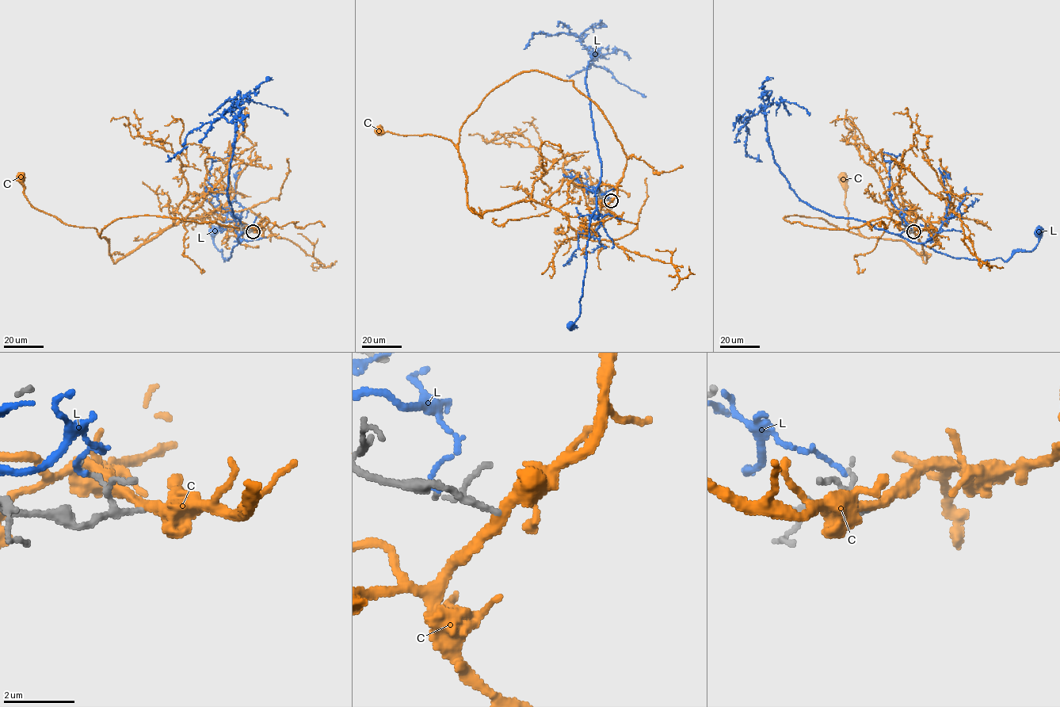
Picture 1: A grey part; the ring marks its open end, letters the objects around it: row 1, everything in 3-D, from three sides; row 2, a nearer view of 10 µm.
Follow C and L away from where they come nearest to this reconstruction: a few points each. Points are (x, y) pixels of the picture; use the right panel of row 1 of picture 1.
C: (913, 231), (889, 218), (848, 229), (783, 218), (821, 218), (861, 235), (847, 225), (842, 177)
L: (913, 229), (908, 227), (900, 235), (955, 257), (1006, 261), (1016, 251), (1031, 250), (1038, 242), (1038, 230)

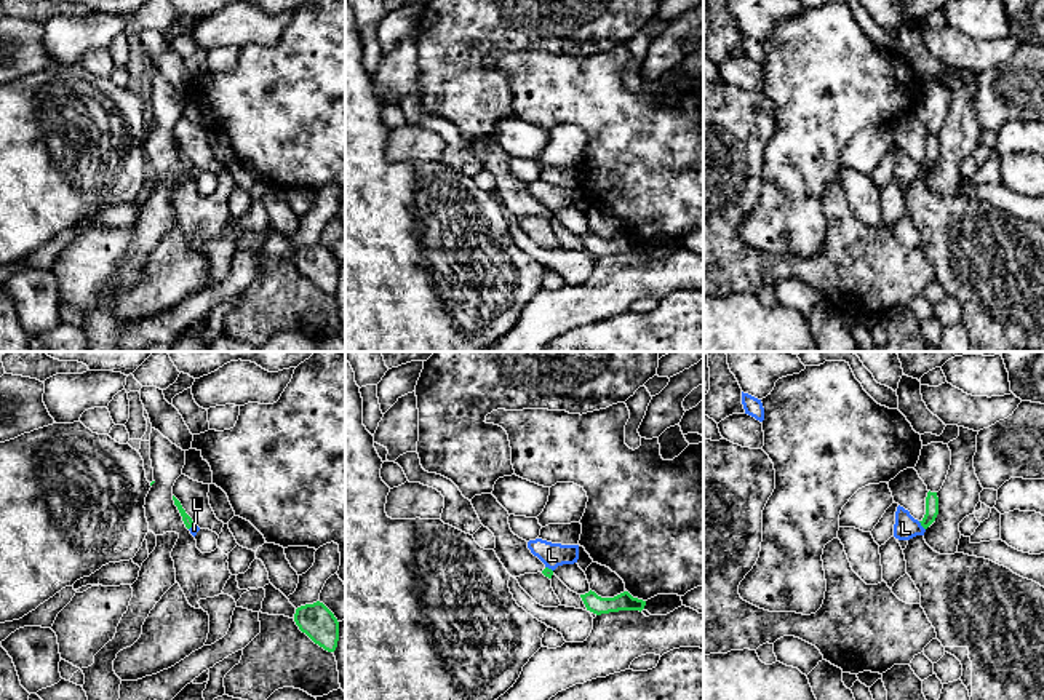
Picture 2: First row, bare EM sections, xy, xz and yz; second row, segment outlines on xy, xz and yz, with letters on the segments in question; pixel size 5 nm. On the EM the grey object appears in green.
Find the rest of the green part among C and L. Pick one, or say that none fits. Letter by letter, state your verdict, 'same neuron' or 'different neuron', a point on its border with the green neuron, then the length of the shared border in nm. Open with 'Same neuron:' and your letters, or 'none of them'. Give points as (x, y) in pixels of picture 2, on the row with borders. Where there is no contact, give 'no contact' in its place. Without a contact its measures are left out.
Same neuron: none of them
C: different neuron; no contact
L: different neuron; contact yz (921, 524); length 60 nm

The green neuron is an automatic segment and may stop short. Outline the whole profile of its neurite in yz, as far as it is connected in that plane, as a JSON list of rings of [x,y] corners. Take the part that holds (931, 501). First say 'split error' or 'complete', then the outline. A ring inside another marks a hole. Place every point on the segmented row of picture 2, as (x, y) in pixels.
complete | [[[929,491],[926,497],[926,515],[919,521],[921,526],[927,529],[935,521],[937,515],[938,515],[938,497],[937,492]]]

